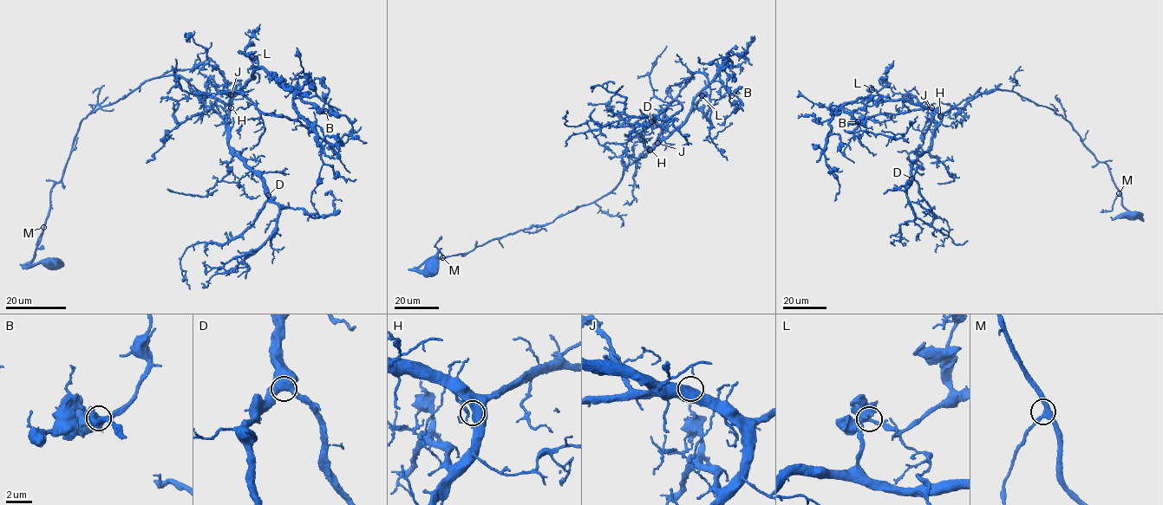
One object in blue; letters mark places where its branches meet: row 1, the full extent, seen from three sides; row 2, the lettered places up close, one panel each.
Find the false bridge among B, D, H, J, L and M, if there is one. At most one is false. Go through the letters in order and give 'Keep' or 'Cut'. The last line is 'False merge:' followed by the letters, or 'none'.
B: Keep
D: Keep
H: Keep
J: Keep
L: Keep
M: Keep
False merge: none

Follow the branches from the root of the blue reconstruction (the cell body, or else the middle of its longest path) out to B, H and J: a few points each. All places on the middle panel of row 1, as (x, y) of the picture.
B: (431, 267), (417, 268), (552, 223), (610, 192), (625, 168), (680, 126), (718, 71), (731, 95)
H: (431, 267), (417, 268), (432, 257), (467, 253), (593, 203), (613, 190), (624, 168), (650, 150)
J: (431, 267), (417, 268), (432, 257), (467, 253), (593, 203), (613, 190), (624, 168), (657, 143)

